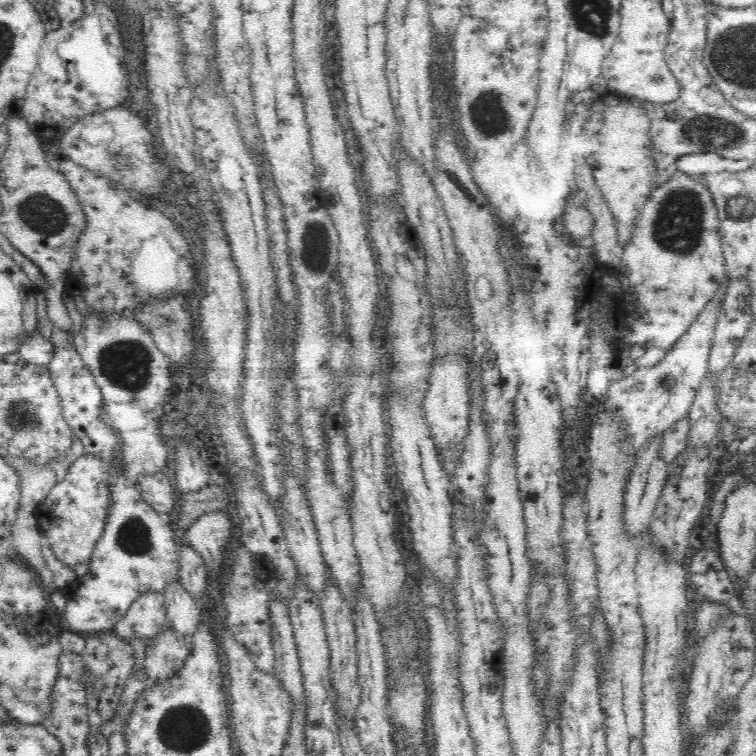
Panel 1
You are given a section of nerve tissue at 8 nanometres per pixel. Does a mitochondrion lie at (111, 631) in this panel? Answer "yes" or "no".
no

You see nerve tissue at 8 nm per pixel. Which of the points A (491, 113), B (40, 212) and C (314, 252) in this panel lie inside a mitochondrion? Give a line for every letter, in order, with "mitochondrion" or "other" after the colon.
A: mitochondrion
B: mitochondrion
C: mitochondrion

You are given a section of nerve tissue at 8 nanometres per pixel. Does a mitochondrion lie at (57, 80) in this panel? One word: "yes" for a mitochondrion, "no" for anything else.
no

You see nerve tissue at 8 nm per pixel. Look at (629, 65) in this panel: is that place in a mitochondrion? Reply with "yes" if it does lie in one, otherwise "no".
no

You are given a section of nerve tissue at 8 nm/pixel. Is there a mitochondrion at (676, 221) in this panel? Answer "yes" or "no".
yes

